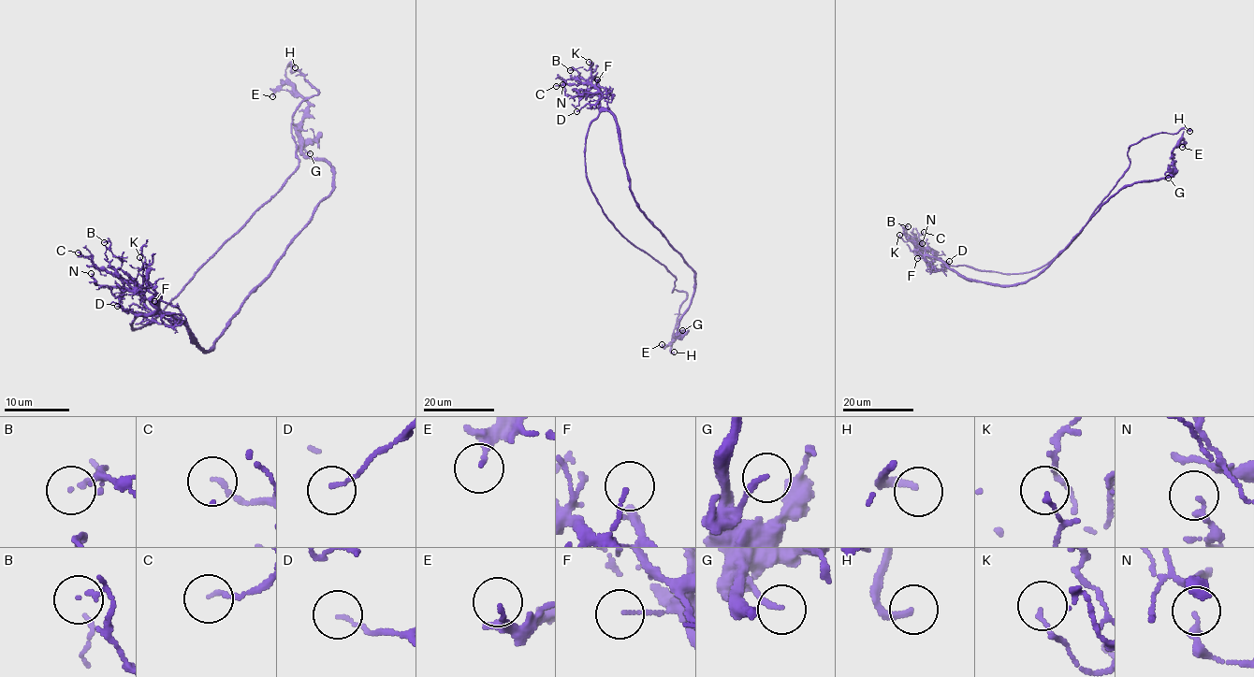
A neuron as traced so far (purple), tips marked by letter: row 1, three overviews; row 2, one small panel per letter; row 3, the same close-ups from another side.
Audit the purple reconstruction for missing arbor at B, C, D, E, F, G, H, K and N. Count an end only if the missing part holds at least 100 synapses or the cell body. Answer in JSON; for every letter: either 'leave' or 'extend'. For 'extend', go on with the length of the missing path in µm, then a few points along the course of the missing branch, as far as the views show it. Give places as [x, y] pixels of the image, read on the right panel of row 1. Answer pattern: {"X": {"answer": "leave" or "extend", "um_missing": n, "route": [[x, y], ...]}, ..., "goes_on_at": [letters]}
{"B": {"answer": "leave"}, "C": {"answer": "leave"}, "D": {"answer": "leave"}, "E": {"answer": "leave"}, "F": {"answer": "leave"}, "G": {"answer": "leave"}, "H": {"answer": "extend", "um_missing": 4}, "K": {"answer": "leave"}, "N": {"answer": "leave"}, "goes_on_at": ["H"]}

